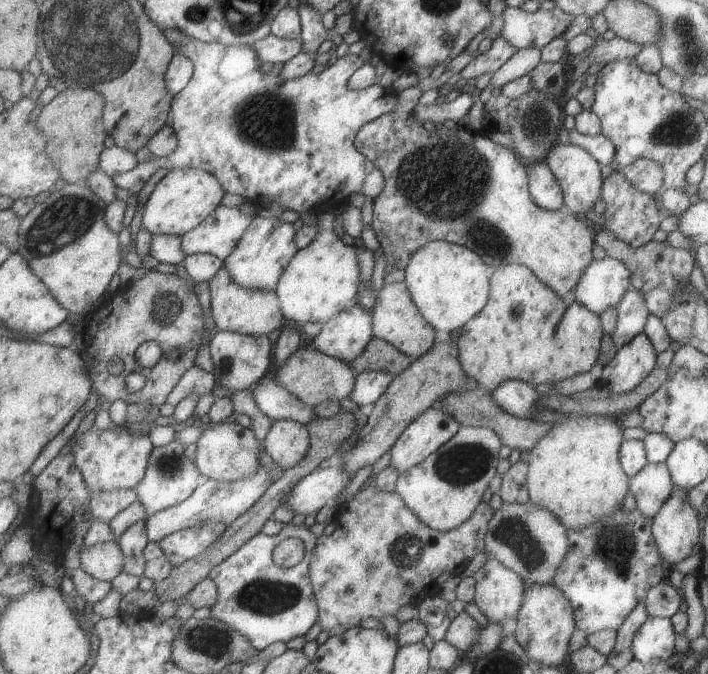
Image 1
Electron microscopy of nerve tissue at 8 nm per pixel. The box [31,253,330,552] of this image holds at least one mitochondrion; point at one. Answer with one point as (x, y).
(166, 308)

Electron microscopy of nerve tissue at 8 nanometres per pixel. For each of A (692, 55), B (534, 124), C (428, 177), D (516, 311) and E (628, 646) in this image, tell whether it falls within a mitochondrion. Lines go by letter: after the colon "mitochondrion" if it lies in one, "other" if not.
A: mitochondrion
B: mitochondrion
C: mitochondrion
D: mitochondrion
E: other

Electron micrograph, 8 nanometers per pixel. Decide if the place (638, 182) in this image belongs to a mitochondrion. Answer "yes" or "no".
no

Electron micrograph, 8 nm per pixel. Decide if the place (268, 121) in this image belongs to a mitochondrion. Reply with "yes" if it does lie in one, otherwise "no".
yes

